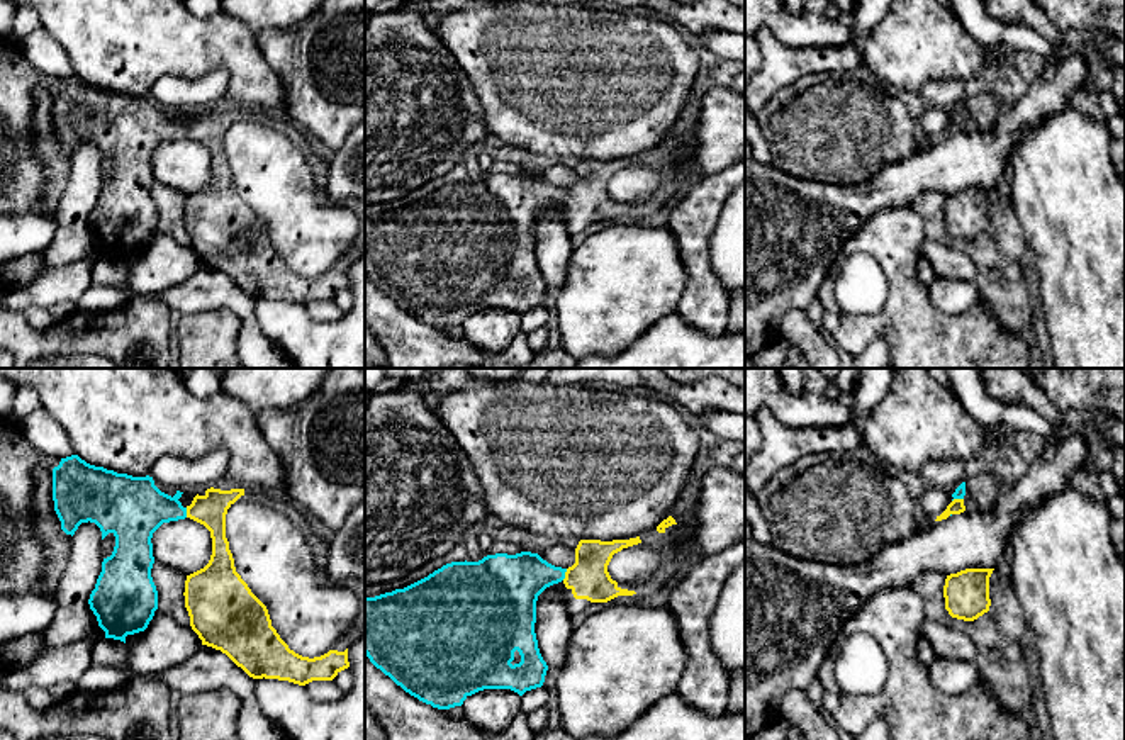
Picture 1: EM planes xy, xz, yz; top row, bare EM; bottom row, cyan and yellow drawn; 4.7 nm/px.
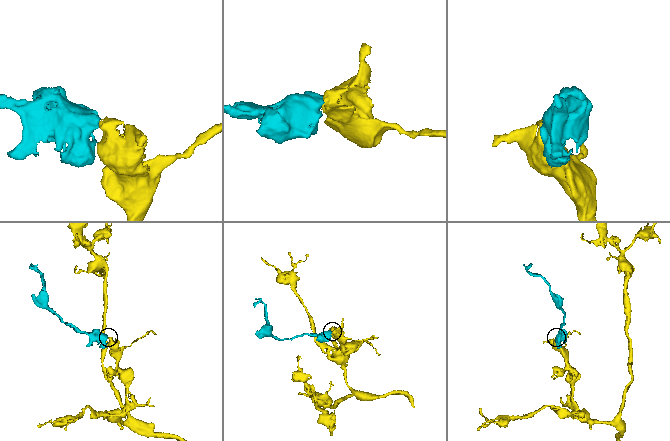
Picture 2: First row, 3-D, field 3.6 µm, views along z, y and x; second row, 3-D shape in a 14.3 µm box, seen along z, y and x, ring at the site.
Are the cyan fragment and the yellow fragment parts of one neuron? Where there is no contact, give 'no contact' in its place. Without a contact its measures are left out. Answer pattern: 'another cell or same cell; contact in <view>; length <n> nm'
same cell; contact in xz; length 60 nm

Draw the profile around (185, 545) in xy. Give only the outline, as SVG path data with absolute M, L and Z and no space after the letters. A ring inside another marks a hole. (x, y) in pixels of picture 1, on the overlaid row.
M190 518L163 523L151 543L158 563L185 575L204 569L212 555L210 531Z

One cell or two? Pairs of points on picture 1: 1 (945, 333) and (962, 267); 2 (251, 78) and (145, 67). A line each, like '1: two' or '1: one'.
1: two
2: one

